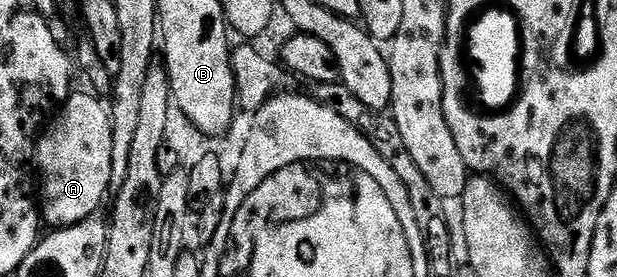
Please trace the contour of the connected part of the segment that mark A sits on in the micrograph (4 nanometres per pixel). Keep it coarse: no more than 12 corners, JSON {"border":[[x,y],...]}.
{"border":[[76,91],[36,144],[51,228],[94,216],[111,188],[106,105]]}

